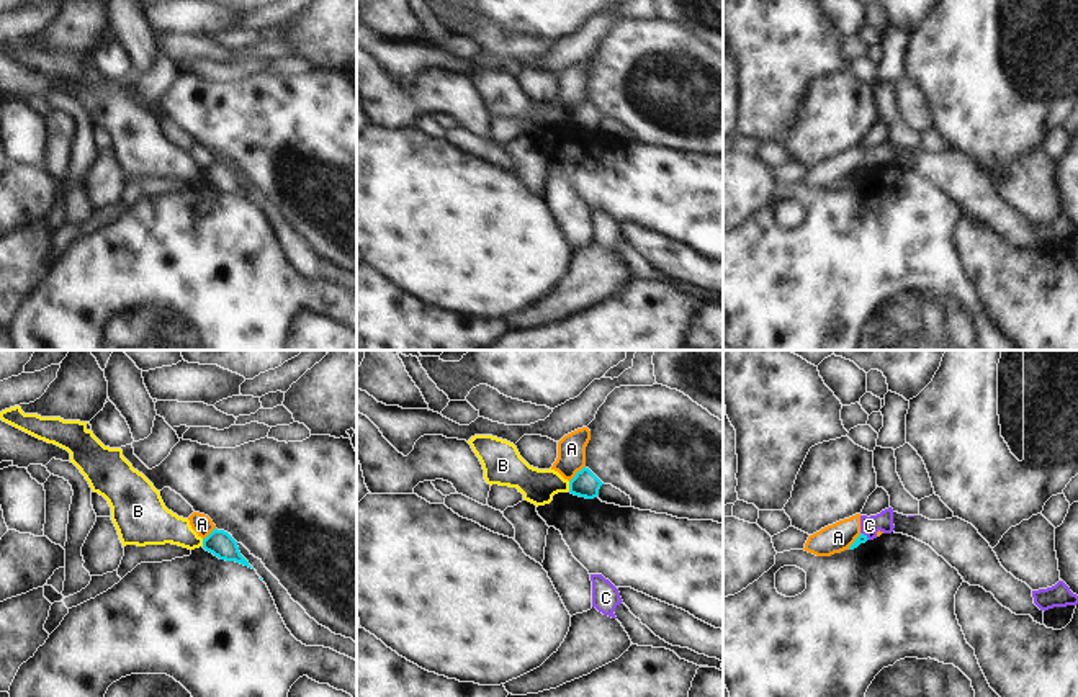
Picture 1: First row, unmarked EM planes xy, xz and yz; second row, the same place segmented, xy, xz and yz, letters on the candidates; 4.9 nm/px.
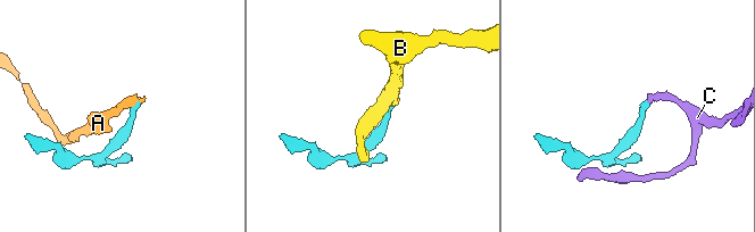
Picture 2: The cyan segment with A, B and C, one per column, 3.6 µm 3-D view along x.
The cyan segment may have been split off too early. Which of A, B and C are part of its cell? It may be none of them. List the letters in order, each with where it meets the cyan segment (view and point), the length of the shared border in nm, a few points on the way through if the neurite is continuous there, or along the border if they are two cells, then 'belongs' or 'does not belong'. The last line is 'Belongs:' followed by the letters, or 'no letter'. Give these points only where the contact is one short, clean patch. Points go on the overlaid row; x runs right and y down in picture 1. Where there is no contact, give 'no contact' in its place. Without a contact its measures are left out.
A: meets cyan in xz at (576, 473); contact 120 nm long; border along xz (584, 465), (570, 481); does not belong
B: meets cyan in xz at (570, 486); contact 50 nm long; border along xz (568, 481), (570, 490); does not belong
C: meets cyan in yz at (866, 535); contact 60 nm long; border along yz (861, 532), (869, 539); does not belong
Belongs: no letter

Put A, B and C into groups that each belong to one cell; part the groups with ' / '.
A C / B

